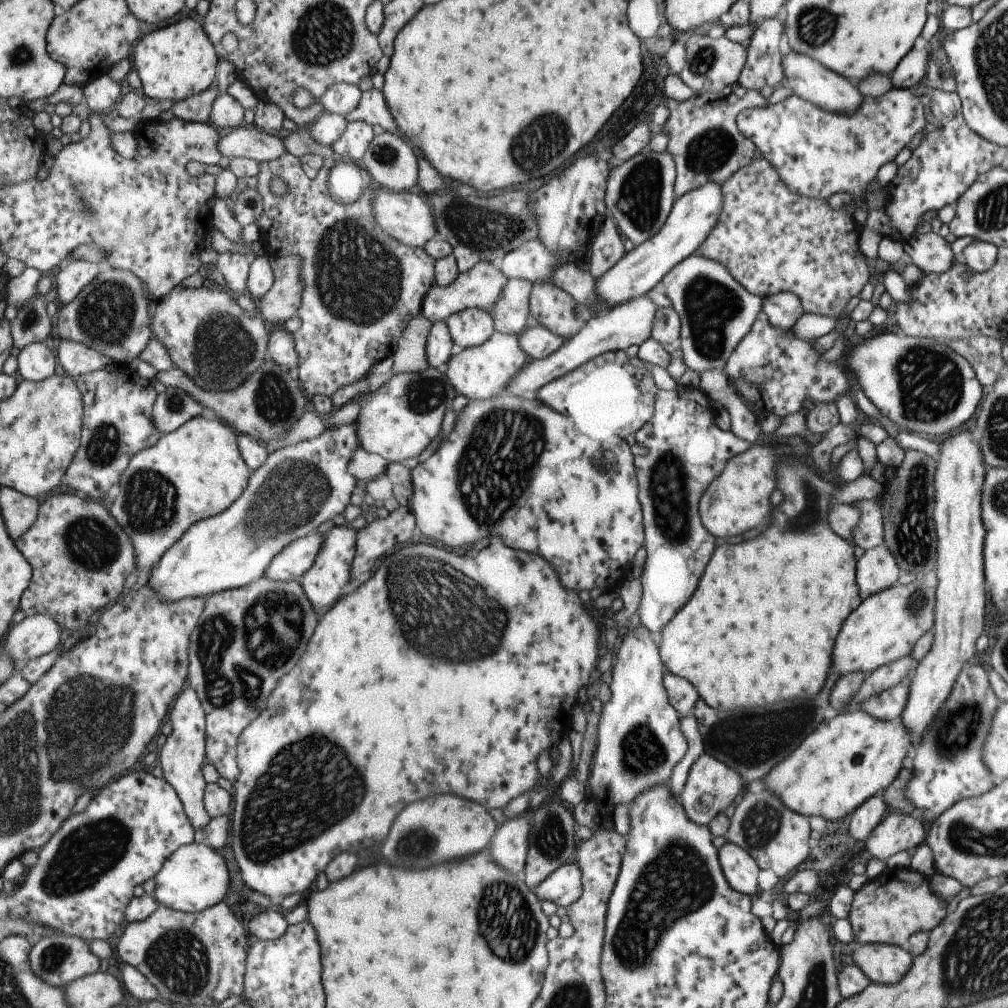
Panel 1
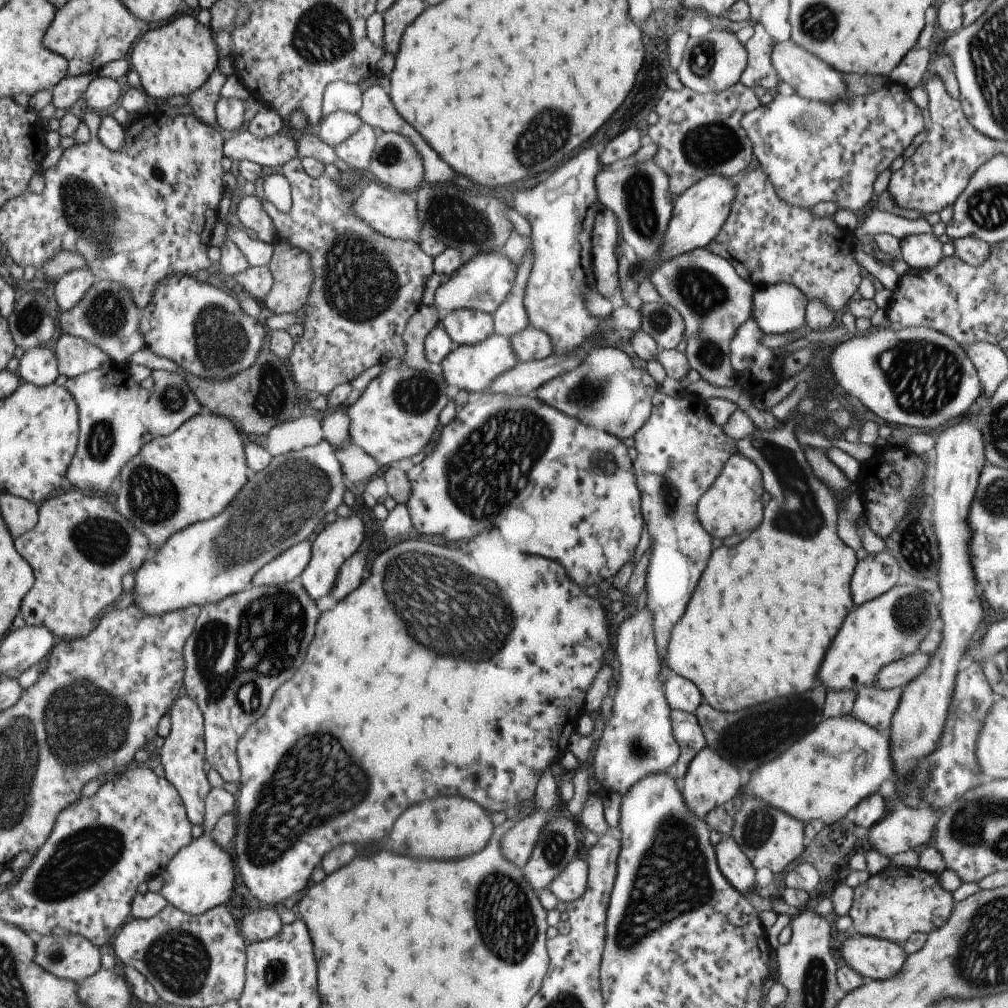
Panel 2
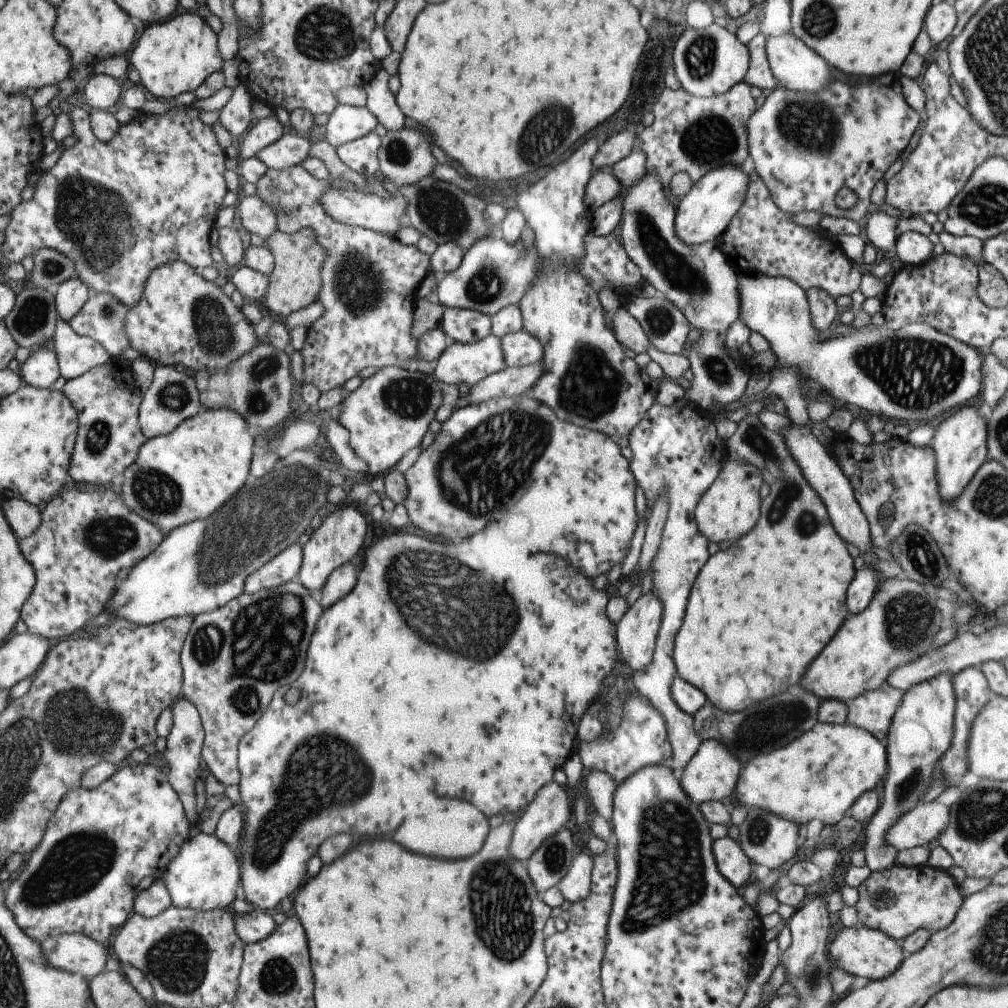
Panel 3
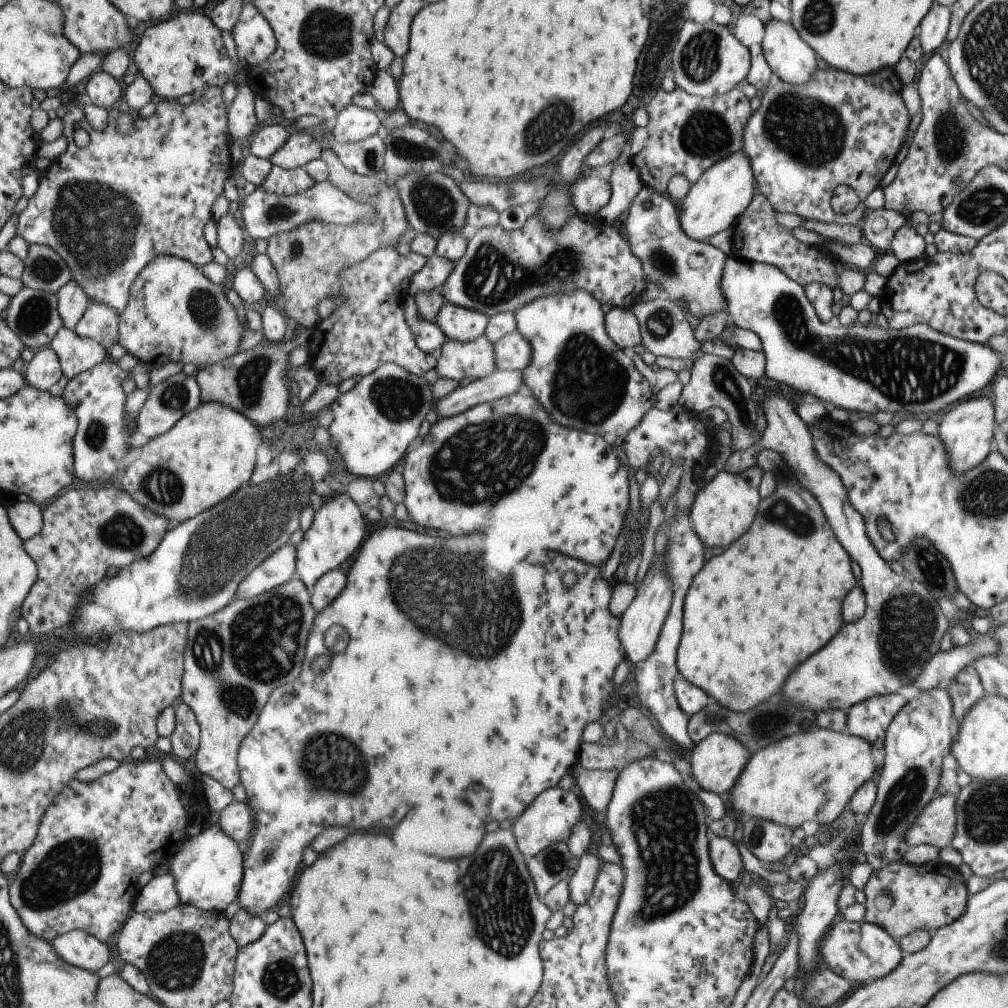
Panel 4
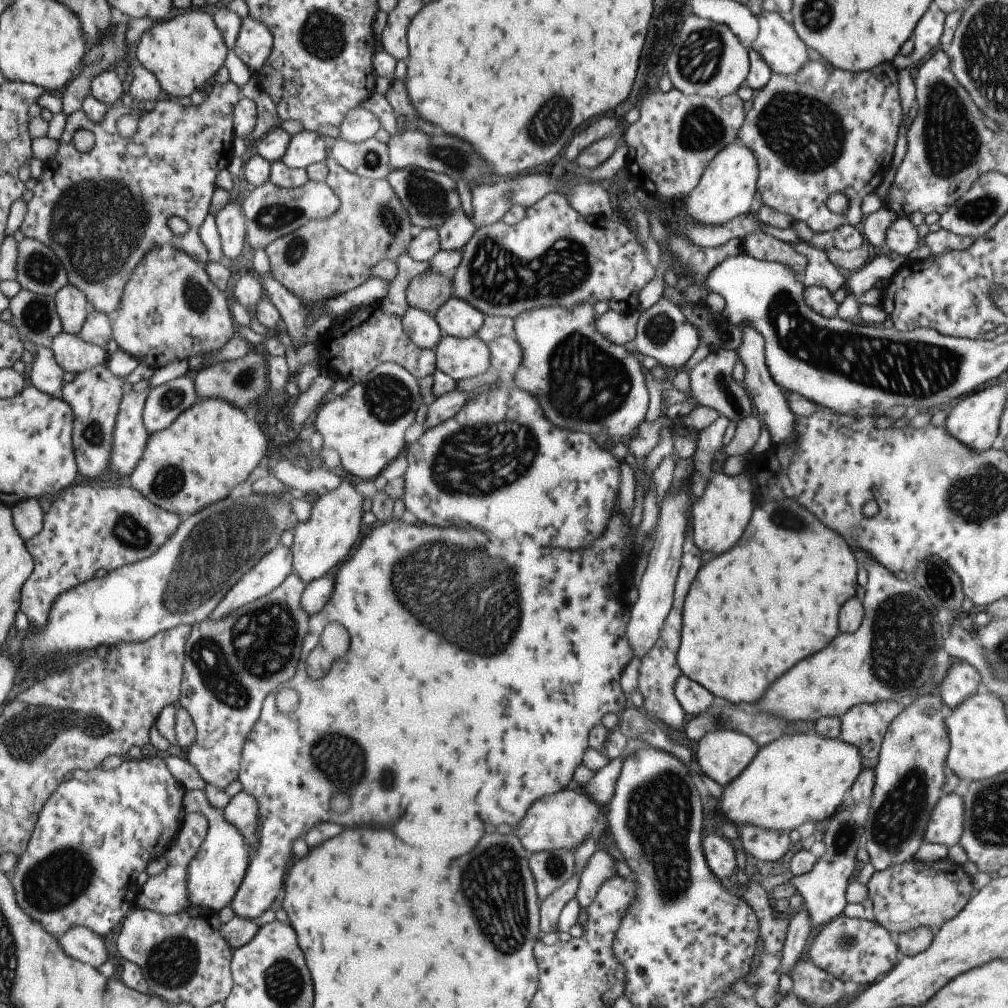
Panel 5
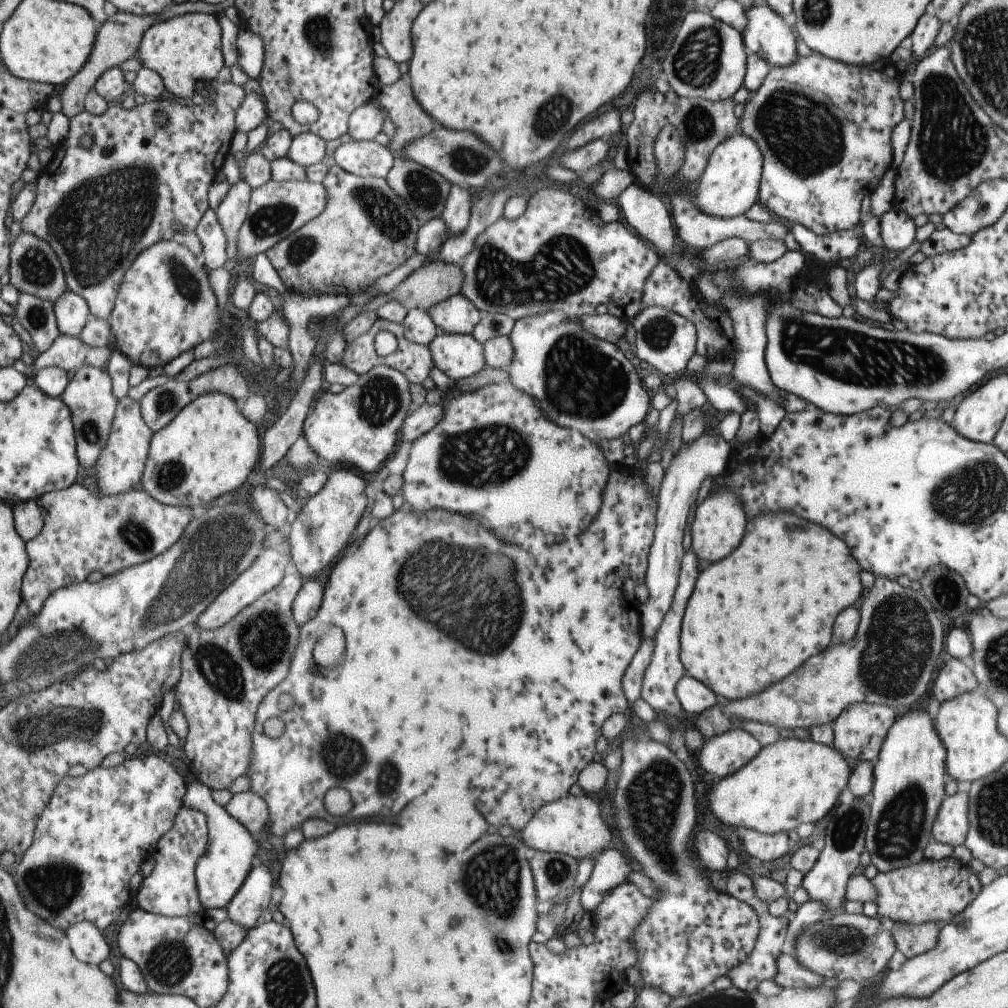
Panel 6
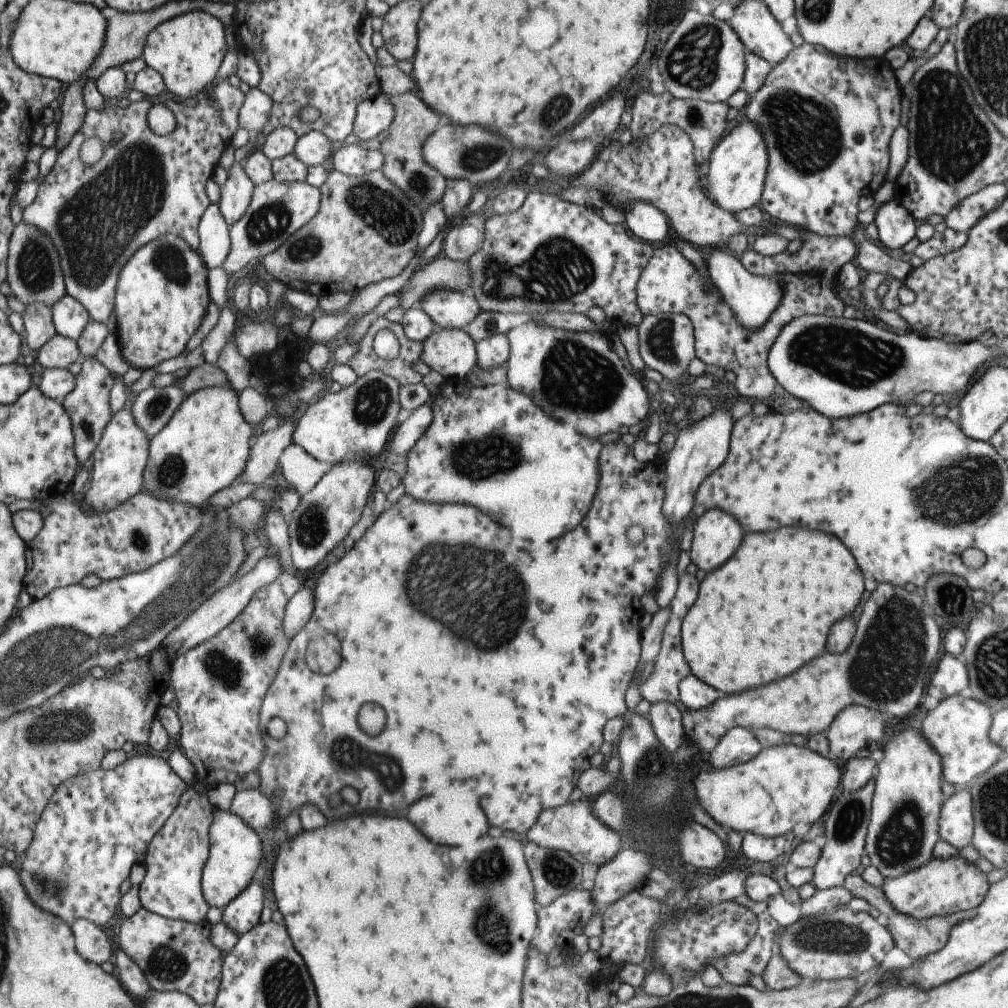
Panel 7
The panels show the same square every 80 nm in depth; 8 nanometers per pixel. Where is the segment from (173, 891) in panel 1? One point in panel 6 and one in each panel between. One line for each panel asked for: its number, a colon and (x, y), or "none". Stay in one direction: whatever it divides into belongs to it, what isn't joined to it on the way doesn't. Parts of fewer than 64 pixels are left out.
2: (200, 876)
3: (204, 875)
4: (208, 870)
5: (214, 874)
6: (230, 853)

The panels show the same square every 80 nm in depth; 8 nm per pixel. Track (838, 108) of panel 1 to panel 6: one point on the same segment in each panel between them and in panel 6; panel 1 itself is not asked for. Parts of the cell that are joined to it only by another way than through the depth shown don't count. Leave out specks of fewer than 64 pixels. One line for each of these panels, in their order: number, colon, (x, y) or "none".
2: (809, 77)
3: (796, 67)
4: (790, 59)
5: (785, 53)
6: (766, 35)

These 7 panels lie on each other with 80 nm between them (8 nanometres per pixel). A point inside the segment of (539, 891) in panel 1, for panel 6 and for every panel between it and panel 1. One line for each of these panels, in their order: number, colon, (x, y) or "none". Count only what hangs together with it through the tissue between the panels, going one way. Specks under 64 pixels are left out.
2: (569, 885)
3: (575, 886)
4: (580, 884)
5: (601, 866)
6: (610, 869)

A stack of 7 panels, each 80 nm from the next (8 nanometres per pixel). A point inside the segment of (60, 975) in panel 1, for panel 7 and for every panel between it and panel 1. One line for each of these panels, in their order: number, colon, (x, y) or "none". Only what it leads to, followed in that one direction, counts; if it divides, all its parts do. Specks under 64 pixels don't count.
2: (74, 957)
3: (77, 953)
4: (84, 950)
5: (85, 945)
6: (89, 944)
7: (91, 940)

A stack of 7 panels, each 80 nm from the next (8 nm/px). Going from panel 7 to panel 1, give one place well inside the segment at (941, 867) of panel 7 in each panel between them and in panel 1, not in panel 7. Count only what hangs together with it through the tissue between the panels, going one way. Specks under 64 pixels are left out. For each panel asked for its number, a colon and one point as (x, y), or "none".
1: (886, 910)
2: (893, 904)
3: (897, 900)
4: (902, 897)
5: (905, 896)
6: (934, 891)

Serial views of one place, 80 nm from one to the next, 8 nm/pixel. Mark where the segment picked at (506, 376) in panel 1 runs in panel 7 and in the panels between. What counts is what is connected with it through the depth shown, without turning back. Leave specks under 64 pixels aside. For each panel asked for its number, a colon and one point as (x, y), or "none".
2: (467, 367)
3: (459, 362)
4: (475, 359)
5: (458, 358)
6: (457, 356)
7: (450, 352)

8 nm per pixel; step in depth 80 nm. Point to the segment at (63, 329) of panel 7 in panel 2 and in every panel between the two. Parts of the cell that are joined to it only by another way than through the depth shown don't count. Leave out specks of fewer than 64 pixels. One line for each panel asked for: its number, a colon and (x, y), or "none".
2: (72, 288)
3: (71, 296)
4: (73, 302)
5: (73, 305)
6: (72, 311)

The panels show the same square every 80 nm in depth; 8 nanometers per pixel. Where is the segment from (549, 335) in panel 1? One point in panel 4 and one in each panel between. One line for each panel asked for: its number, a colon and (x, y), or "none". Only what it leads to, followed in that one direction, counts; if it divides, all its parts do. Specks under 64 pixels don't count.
2: (530, 344)
3: (520, 348)
4: (512, 352)

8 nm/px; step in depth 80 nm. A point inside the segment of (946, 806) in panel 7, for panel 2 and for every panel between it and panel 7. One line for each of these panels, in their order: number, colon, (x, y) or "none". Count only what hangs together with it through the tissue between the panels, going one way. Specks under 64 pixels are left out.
2: (905, 829)
3: (920, 826)
4: (936, 824)
5: (944, 827)
6: (950, 825)

